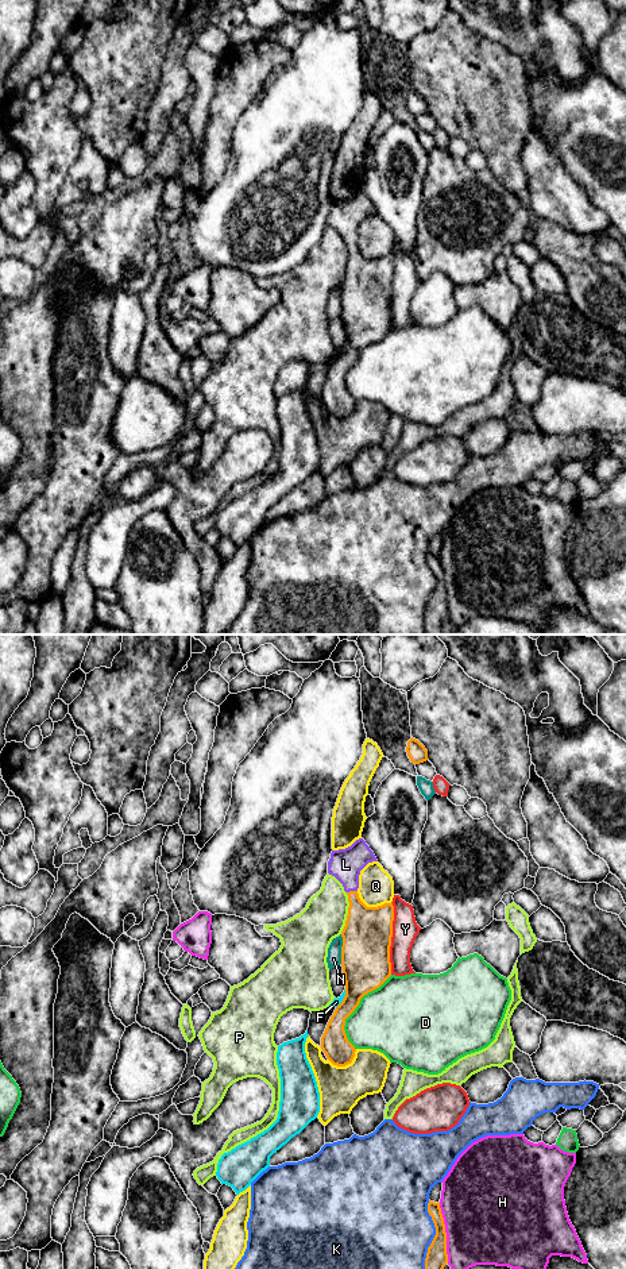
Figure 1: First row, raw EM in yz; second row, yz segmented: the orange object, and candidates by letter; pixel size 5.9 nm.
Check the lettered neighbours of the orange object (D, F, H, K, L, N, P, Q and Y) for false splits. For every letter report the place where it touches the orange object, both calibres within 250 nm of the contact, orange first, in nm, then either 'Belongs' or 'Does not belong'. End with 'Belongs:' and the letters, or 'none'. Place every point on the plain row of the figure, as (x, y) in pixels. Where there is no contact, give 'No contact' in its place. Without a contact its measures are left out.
D: Touches orange at yz (355, 359). Thickness 280 nm (orange) against 420 nm. Does not belong
F: Touches orange at yz (343, 351). Thickness 280 nm (orange) against 50 nm. Does not belong
H: Touches orange at yz (445, 585). Thickness 130 nm (orange) against 500 nm. Does not belong
K: Touches orange at yz (432, 593). Thickness 130 nm (orange) against 480 nm. Does not belong
L: Touches orange at yz (351, 243). Thickness 280 nm (orange) against 190 nm. Belongs
N: Touches orange at yz (342, 301). Thickness 280 nm (orange) against 90 nm. Does not belong
P: Touches orange at yz (348, 265). Thickness 280 nm (orange) against 260 nm. Does not belong
Q: Touches orange at yz (371, 259). Thickness 280 nm (orange) against 200 nm. Does not belong
Y: Touches orange at yz (390, 290). Thickness 280 nm (orange) against 160 nm. Does not belong
Belongs: L

